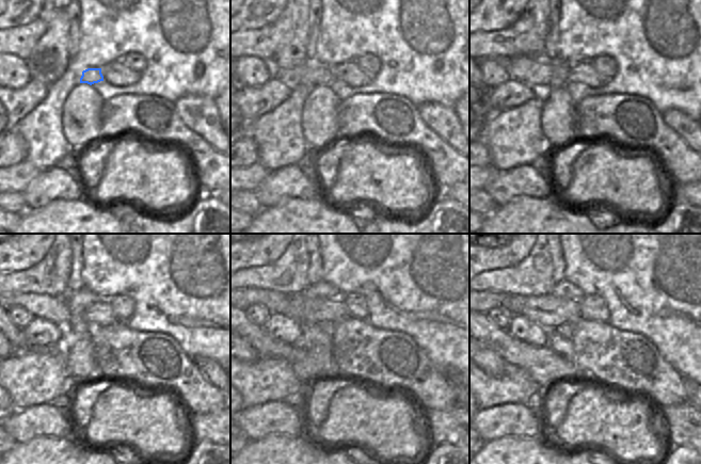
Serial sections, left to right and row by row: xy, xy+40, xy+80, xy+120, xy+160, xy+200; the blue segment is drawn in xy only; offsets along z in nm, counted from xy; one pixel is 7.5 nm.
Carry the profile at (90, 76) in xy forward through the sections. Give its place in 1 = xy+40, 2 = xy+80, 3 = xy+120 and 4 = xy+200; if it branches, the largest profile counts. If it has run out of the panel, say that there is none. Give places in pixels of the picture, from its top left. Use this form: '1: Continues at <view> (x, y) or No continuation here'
1: Continues at xy+40 (312, 73)
2: Continues at xy+80 (543, 74)
3: Continues at xy+120 (69, 308)
4: Continues at xy+200 (491, 299)

